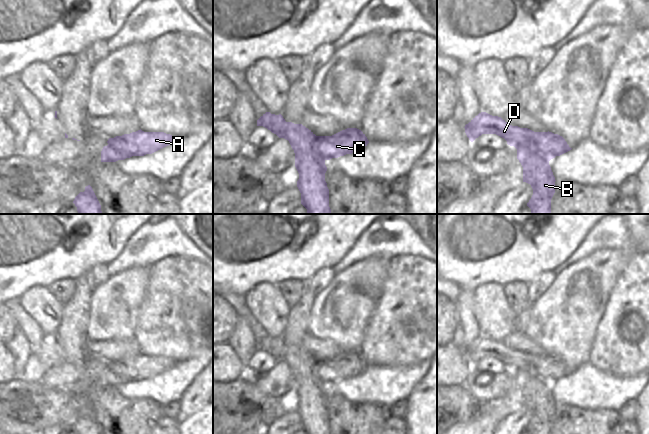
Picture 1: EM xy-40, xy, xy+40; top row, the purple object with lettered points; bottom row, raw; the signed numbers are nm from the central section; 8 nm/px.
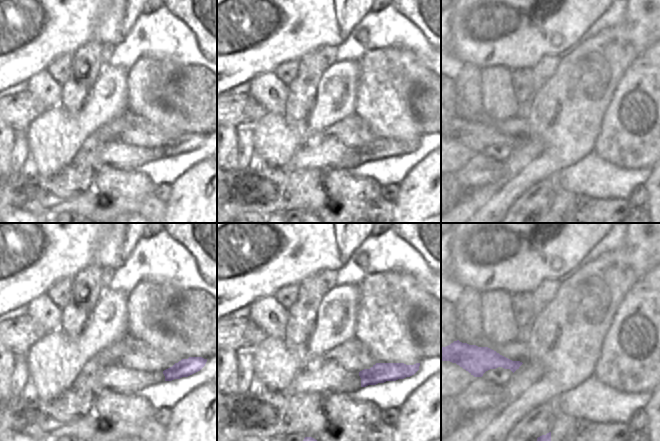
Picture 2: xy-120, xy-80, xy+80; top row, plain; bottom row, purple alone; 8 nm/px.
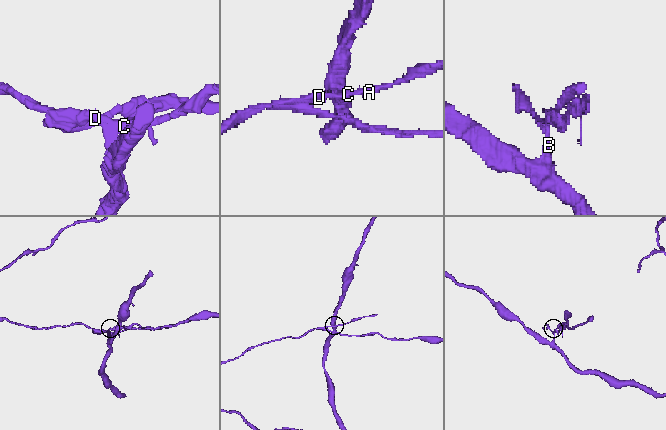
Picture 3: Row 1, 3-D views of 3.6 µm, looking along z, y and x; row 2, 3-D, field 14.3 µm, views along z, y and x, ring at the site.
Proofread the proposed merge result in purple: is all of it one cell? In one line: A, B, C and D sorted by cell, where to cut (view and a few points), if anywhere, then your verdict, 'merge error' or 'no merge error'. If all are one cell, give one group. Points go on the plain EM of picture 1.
A C D / B | xy (294, 373), (303, 373), (308, 377), (314, 373), (324, 384) | merge error

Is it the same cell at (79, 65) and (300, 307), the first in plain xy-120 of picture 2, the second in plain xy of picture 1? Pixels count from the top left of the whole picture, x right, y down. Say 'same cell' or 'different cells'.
same cell

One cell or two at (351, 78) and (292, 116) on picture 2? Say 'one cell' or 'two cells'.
two cells

